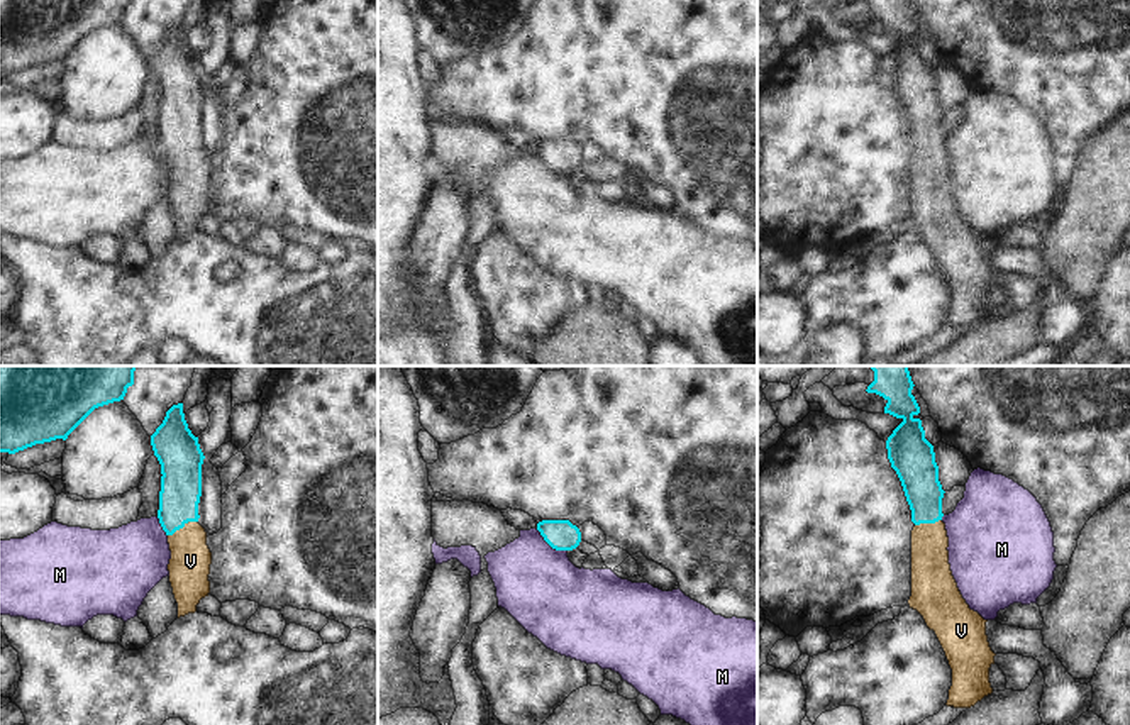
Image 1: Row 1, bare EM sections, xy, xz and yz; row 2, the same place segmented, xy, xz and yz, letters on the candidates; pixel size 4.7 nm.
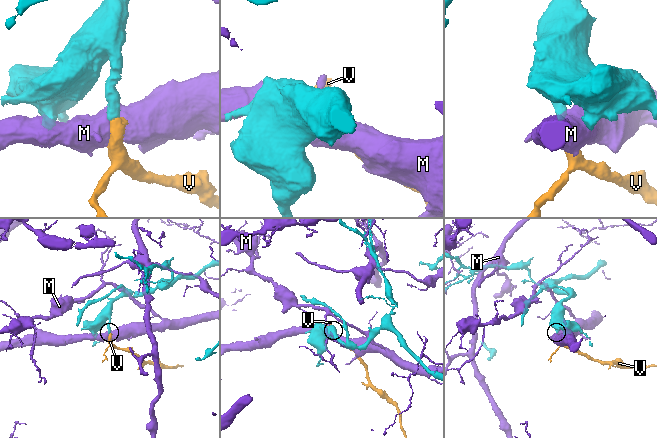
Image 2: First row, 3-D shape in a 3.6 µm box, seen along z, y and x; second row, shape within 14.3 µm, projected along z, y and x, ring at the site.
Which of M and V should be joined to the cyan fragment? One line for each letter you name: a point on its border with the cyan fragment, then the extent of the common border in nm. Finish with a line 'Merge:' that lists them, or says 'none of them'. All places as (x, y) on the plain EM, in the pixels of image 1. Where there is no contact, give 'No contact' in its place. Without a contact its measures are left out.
V: Touches cyan at xy (182, 148). Shared border 160 nm
Merge: V.

